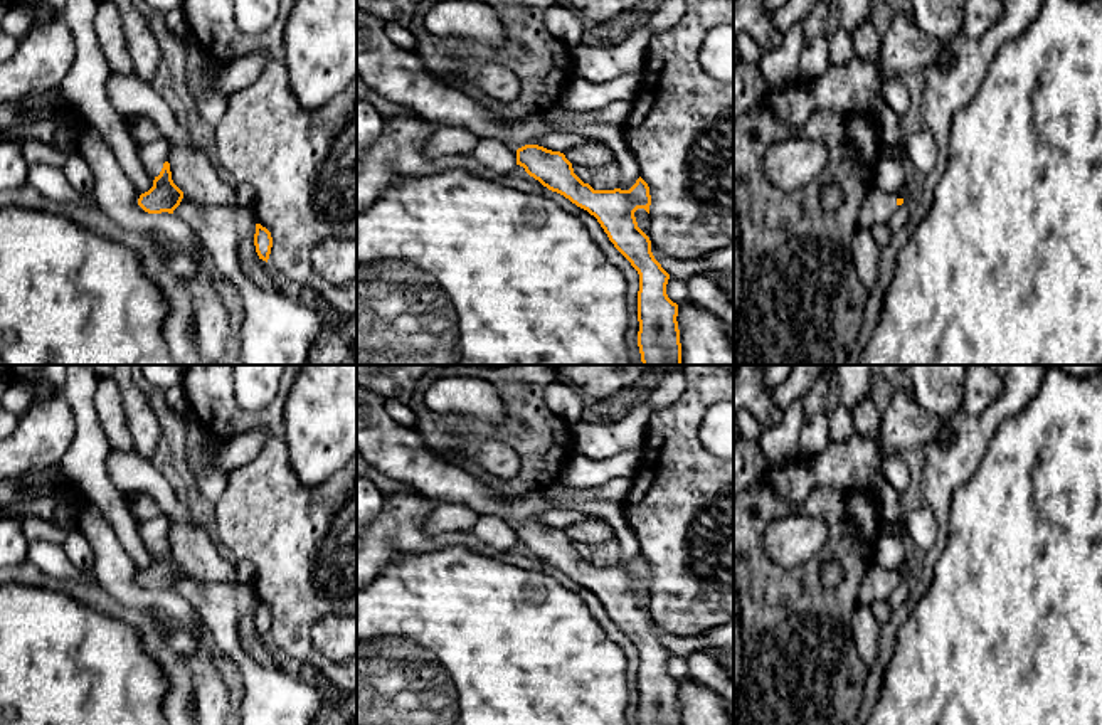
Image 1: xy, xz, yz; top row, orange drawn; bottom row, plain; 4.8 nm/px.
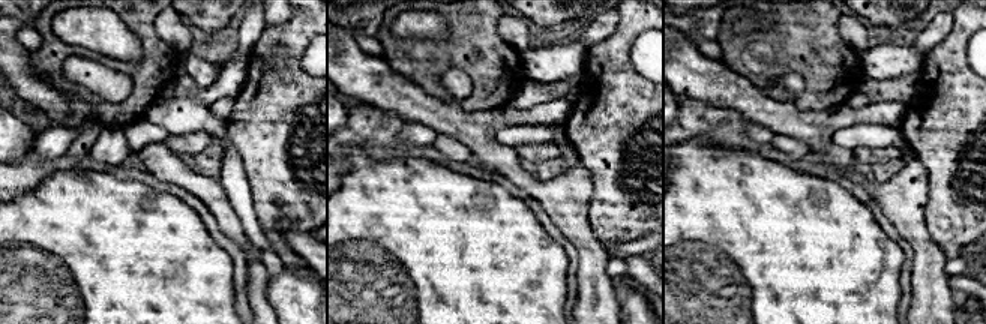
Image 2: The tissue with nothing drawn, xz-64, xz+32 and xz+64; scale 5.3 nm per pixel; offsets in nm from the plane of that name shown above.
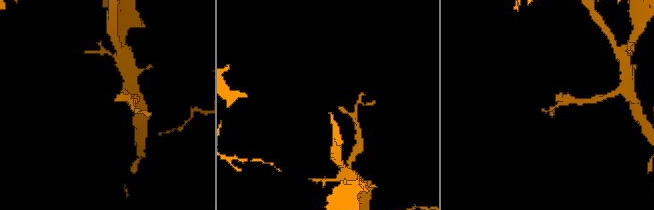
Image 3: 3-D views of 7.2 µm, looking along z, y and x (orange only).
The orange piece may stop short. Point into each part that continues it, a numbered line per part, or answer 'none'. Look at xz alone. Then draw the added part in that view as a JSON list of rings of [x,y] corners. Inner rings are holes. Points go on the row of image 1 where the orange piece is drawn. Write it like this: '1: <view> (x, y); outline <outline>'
1: xz (399, 76); outline [[[357,7],[357,74],[370,91],[414,111],[419,118],[446,128],[464,128],[479,140],[498,140],[508,148],[518,150],[537,145],[537,140],[552,131],[543,114],[527,114],[518,119],[505,119],[485,109],[468,94],[448,81],[427,72],[421,59],[409,50],[399,49],[385,34],[385,20]]]

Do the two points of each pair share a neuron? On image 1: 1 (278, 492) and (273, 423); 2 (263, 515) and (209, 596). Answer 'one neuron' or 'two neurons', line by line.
1: two neurons
2: two neurons

